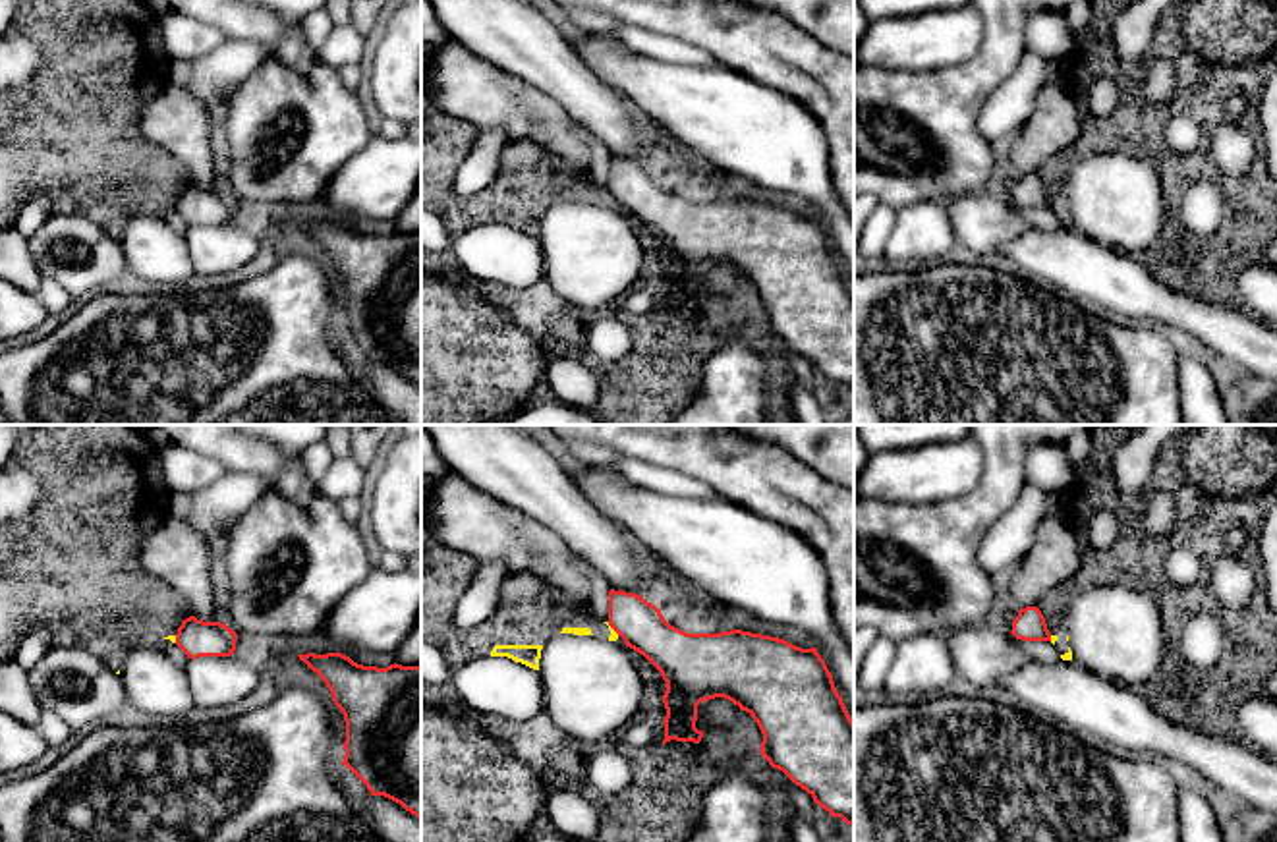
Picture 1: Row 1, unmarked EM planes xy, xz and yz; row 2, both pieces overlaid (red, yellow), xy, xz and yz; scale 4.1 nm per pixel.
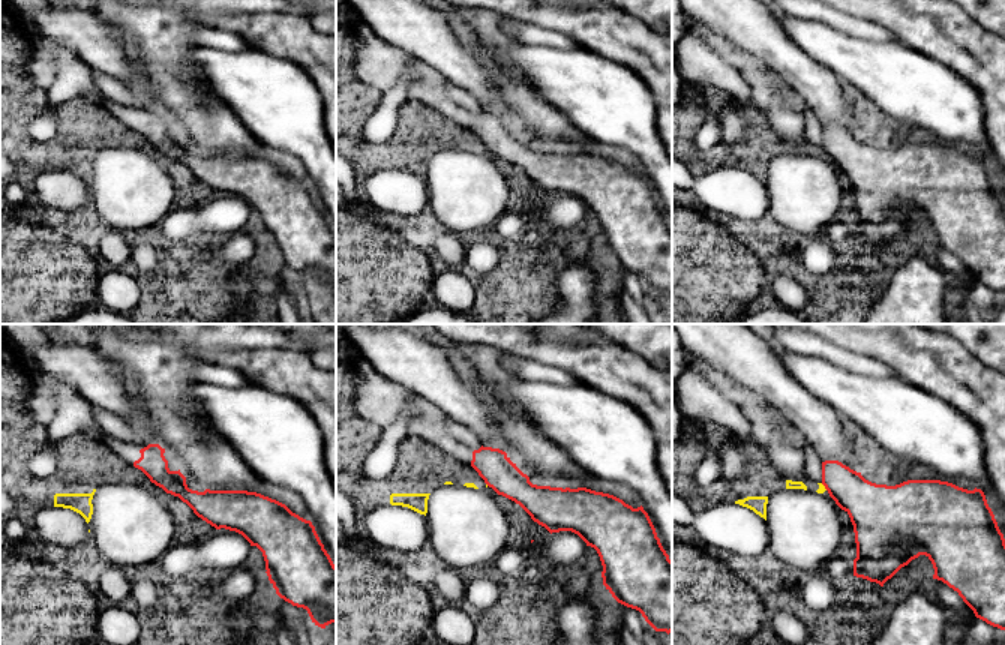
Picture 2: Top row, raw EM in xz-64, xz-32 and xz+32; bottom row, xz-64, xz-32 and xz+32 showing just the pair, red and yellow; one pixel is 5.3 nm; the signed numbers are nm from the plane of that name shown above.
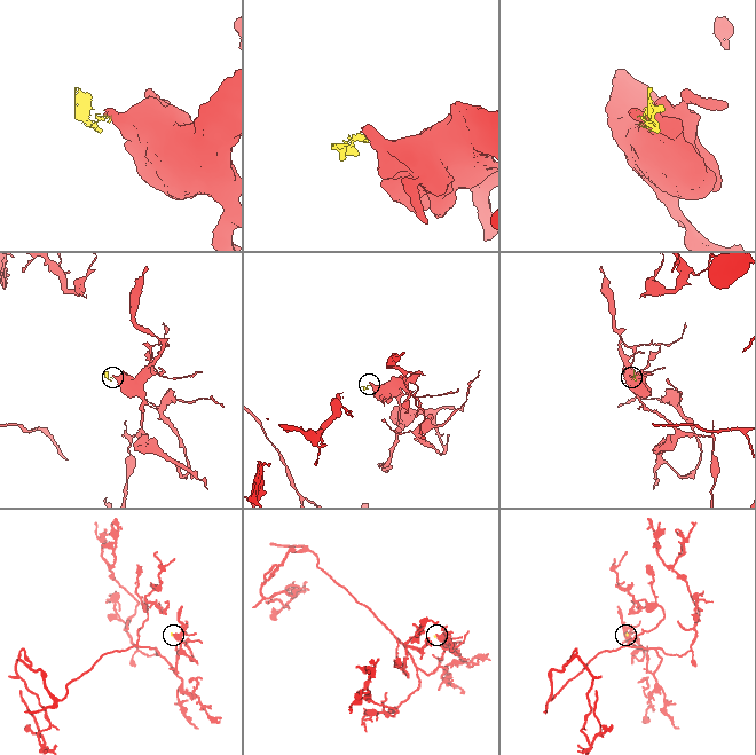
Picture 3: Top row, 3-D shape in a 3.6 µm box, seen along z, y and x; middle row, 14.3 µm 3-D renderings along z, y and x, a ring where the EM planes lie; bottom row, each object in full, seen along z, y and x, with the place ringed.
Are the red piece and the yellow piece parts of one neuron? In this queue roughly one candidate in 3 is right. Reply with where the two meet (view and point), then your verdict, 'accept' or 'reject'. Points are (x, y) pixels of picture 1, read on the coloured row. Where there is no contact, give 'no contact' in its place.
xz (613, 628) | reject

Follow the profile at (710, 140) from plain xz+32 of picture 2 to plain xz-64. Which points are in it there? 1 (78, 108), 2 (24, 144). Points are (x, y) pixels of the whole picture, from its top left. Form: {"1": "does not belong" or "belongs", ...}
{"1": "does not belong", "2": "does not belong"}

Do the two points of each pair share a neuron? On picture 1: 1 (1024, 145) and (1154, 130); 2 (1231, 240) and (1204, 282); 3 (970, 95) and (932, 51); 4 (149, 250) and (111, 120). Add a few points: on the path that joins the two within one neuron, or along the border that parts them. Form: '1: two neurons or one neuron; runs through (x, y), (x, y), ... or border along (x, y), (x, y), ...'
1: two neurons; border along (1071, 95), (1082, 136), (1042, 167)
2: one neuron; runs through (1229, 250), (1214, 265), (1212, 273)
3: two neurons; border along (984, 39), (980, 49), (959, 64), (903, 72)
4: two neurons; border along (163, 217), (136, 215), (118, 236)

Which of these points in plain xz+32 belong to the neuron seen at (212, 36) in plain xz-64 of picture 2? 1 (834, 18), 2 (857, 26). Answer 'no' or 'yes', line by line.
1: yes
2: yes

